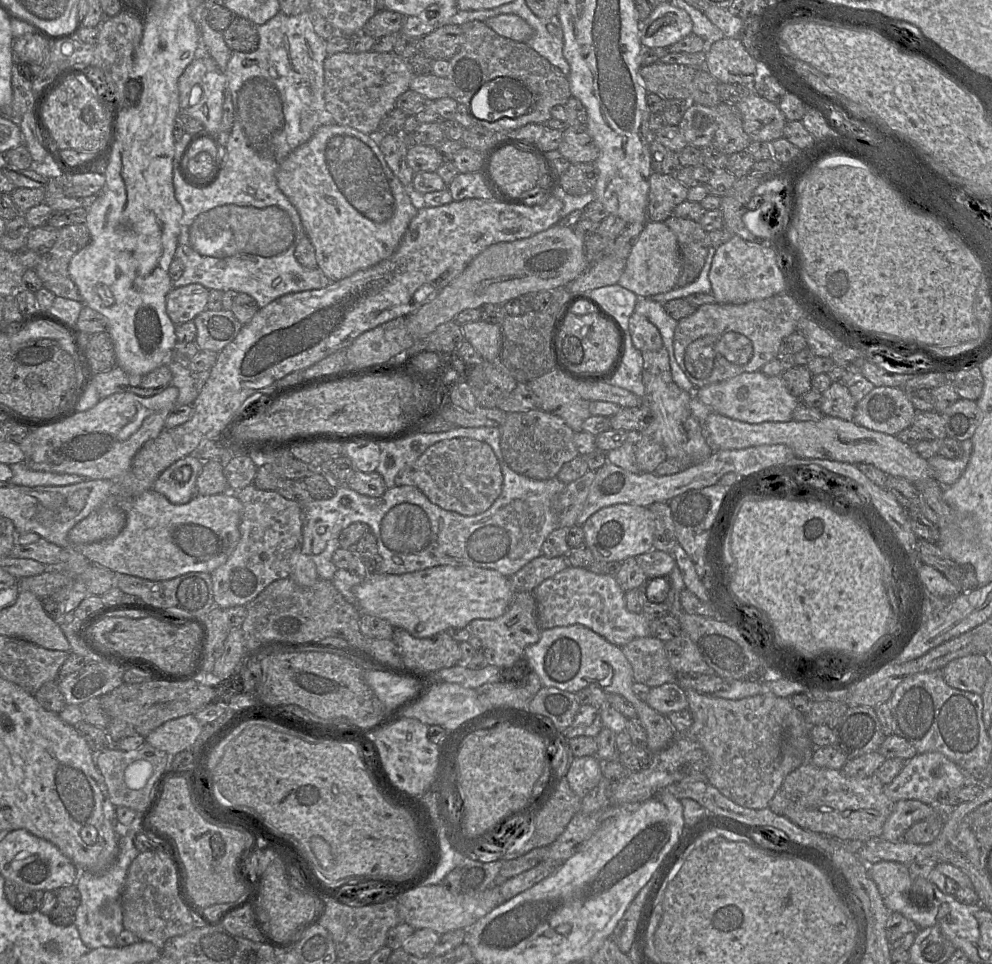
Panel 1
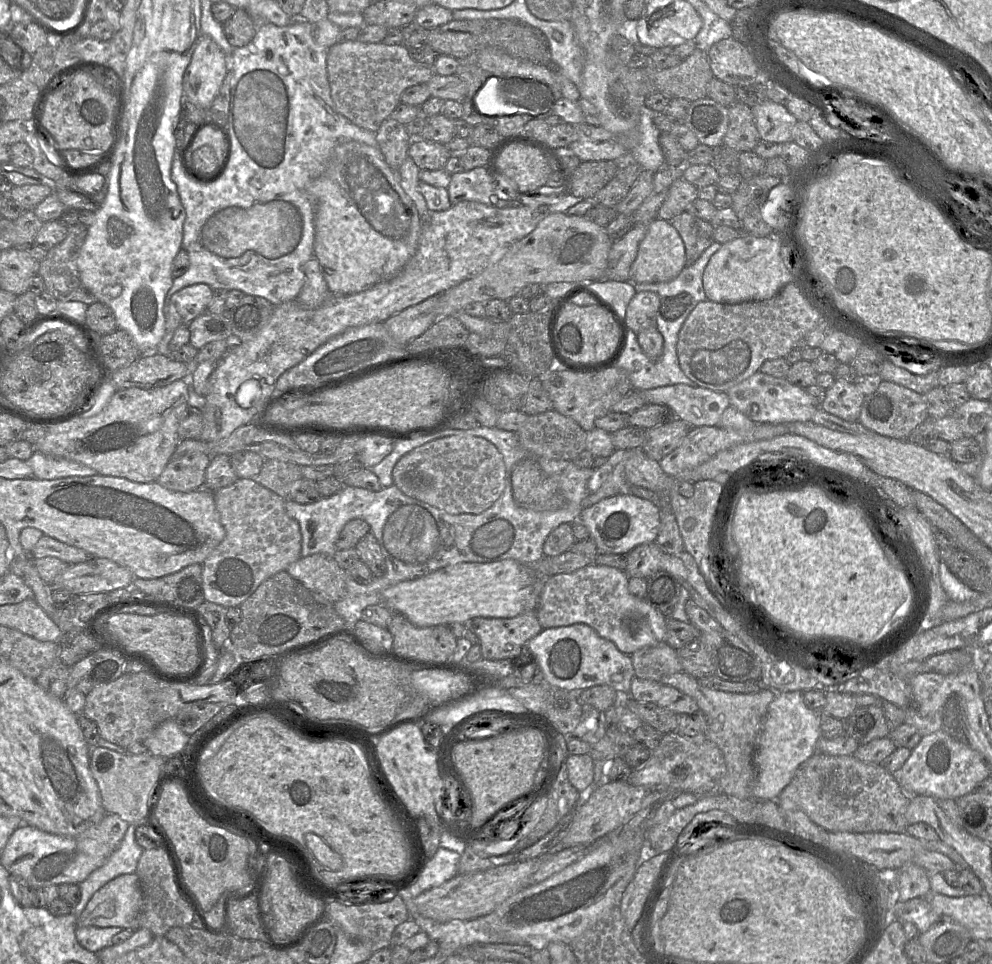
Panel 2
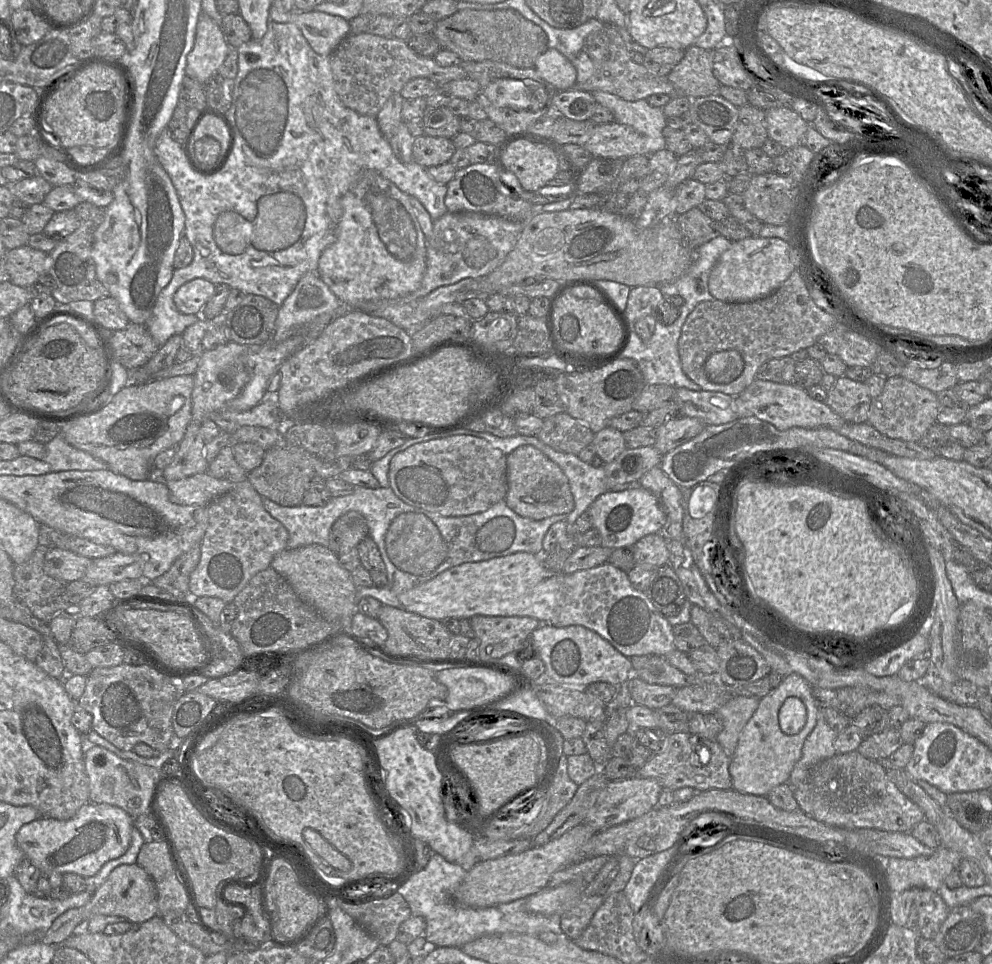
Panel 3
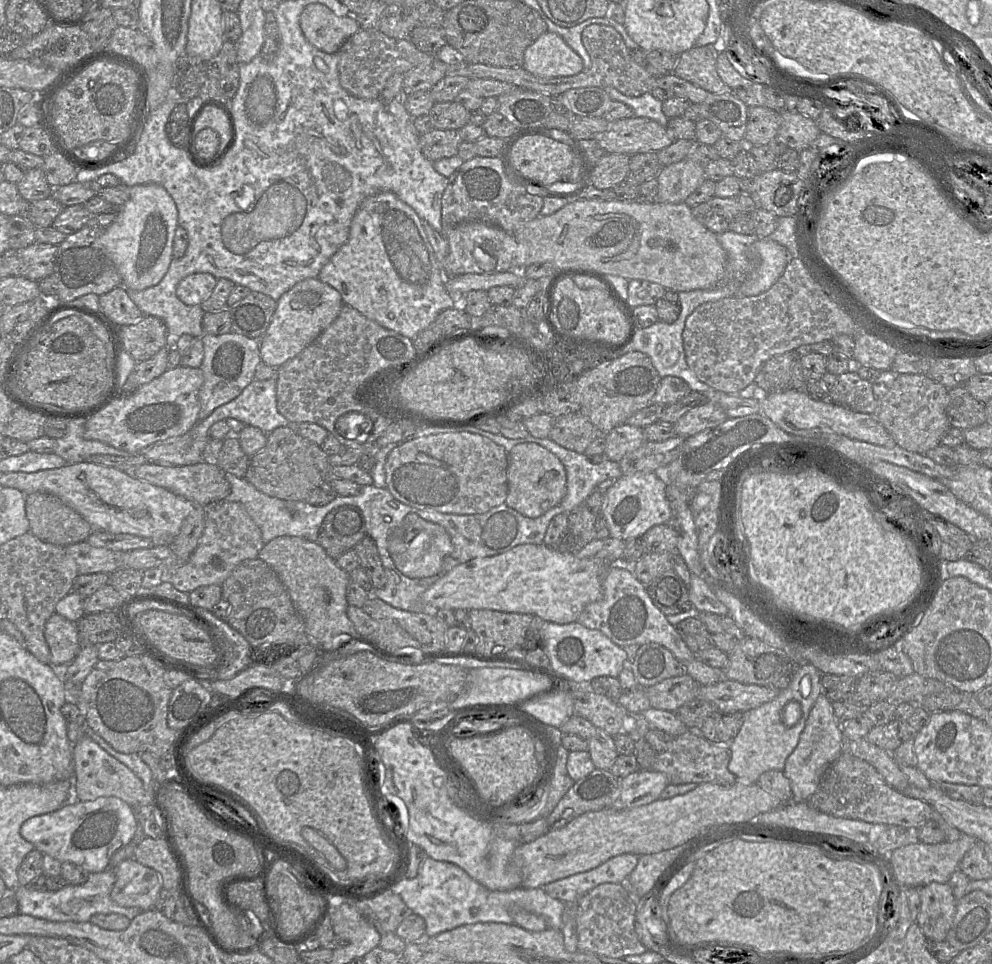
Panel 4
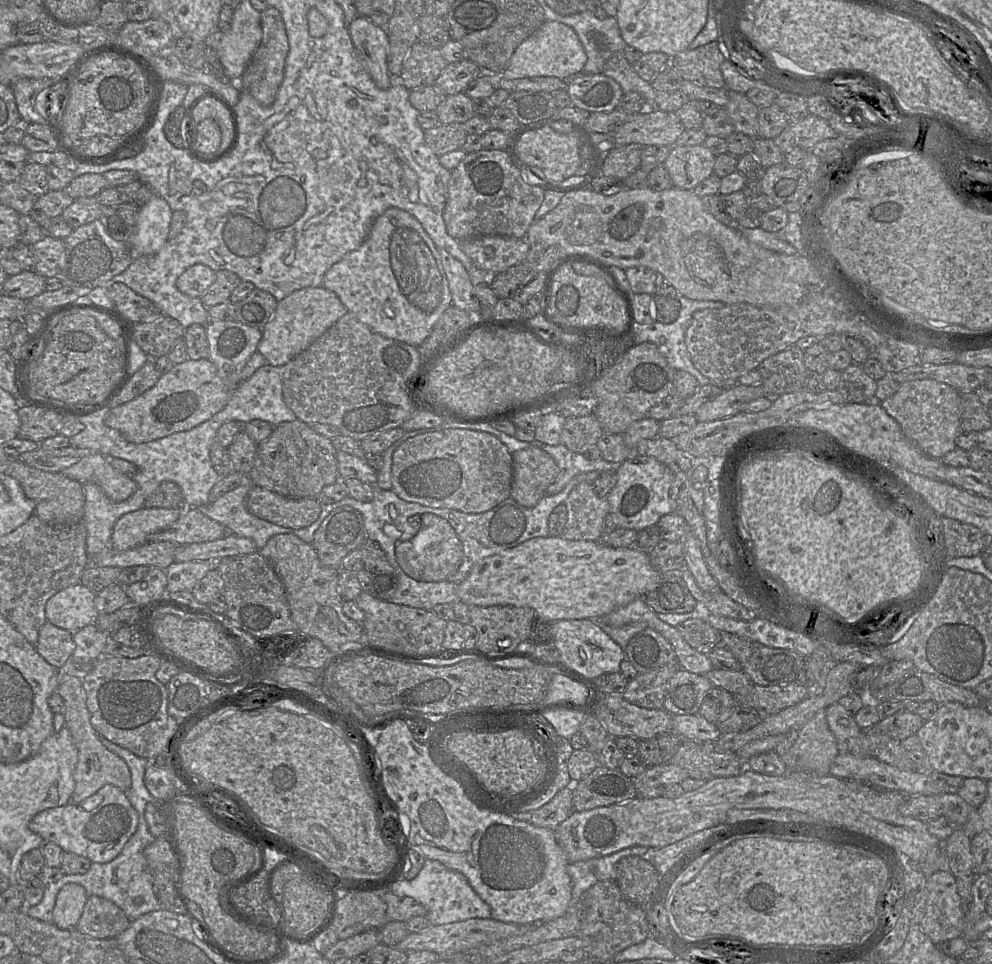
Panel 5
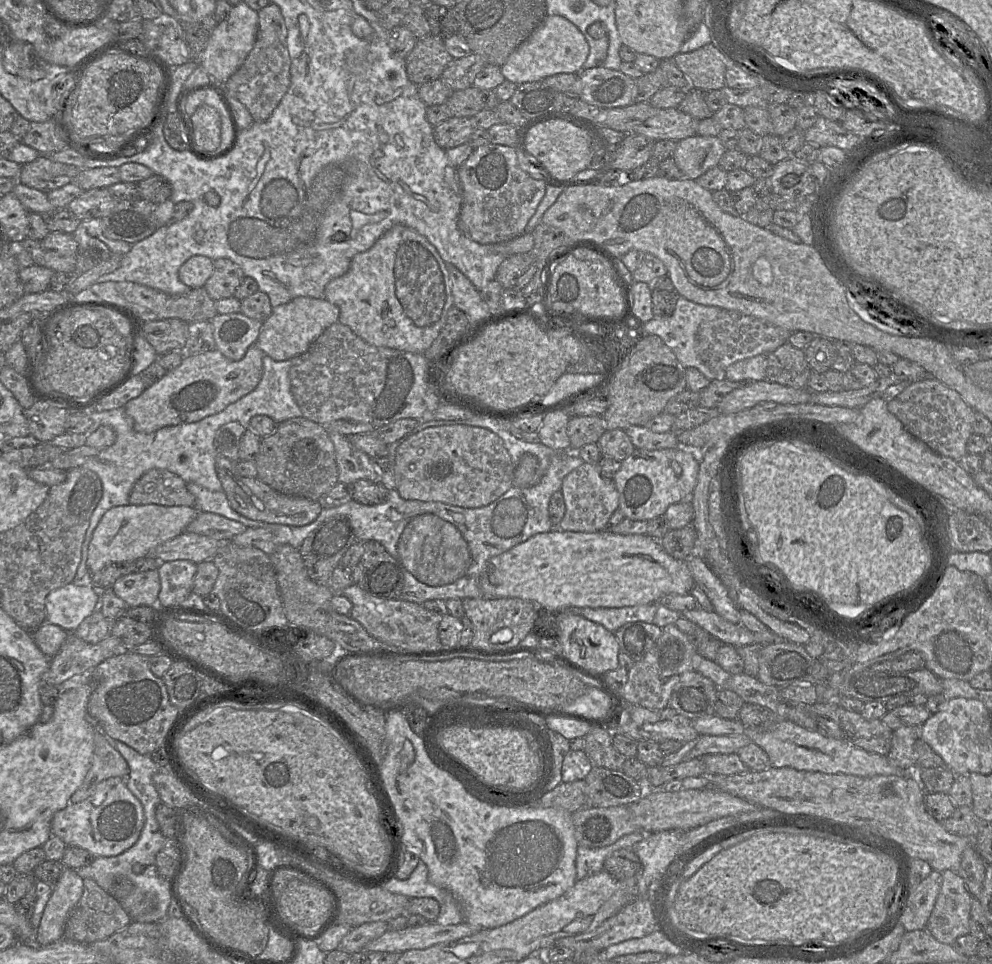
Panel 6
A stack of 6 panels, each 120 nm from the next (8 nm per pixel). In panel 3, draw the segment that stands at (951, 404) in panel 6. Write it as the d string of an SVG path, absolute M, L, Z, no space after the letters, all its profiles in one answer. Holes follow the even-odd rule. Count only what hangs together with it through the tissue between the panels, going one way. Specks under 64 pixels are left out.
M901 376L889 377L876 398L872 398L868 423L892 439L919 442L930 426L936 422L937 394Z

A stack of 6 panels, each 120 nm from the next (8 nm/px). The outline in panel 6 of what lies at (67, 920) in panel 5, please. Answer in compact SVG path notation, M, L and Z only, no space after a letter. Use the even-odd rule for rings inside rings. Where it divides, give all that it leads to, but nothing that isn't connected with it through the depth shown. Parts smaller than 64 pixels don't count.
M65 867L59 879L53 884L52 895L36 930L38 945L49 945L63 938L65 922L70 911L80 900L83 886L83 879L76 870Z

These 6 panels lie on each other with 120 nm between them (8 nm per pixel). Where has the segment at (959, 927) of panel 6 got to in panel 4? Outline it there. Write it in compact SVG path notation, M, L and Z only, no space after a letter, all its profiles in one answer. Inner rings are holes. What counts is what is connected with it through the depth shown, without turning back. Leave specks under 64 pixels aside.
M932 882L919 888L918 924L928 941L943 942L952 924L956 899L948 883Z

